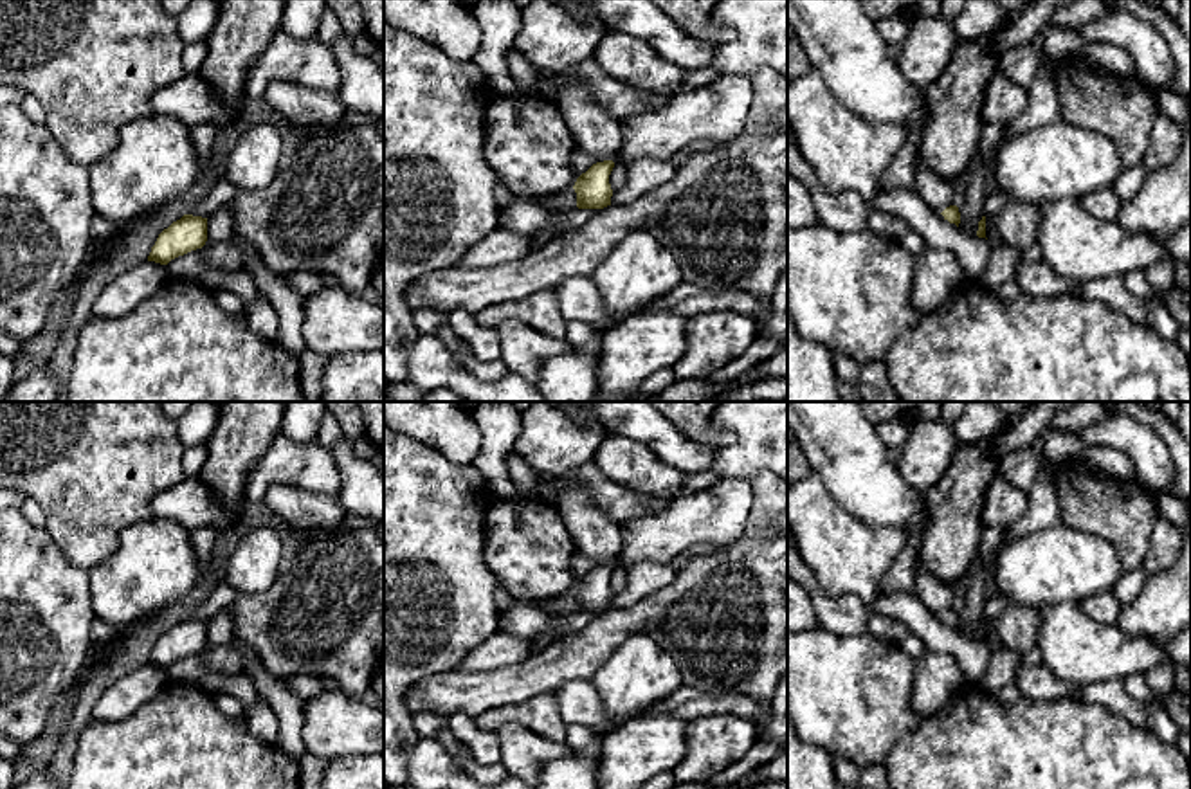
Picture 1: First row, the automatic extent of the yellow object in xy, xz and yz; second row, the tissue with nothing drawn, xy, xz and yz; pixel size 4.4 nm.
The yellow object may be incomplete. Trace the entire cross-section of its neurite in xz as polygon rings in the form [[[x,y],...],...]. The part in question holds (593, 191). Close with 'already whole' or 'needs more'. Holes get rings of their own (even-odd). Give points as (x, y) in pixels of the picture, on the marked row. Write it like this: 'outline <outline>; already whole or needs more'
outline [[[613,160],[596,162],[577,178],[573,189],[578,209],[604,209],[611,205],[613,189],[609,175],[613,168]]]; already whole

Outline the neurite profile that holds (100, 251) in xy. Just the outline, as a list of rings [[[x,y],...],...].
[[[115,225],[114,234],[112,234],[112,238],[108,241],[92,241],[90,243],[88,256],[86,256],[86,259],[83,263],[83,268],[79,270],[77,279],[74,283],[77,288],[86,279],[86,276],[92,270],[92,267],[110,256],[114,247],[119,243],[123,232],[124,232],[124,227]]]

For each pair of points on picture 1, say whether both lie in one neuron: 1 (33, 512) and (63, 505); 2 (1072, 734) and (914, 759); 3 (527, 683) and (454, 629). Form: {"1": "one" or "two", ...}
{"1": "two", "2": "one", "3": "two"}

